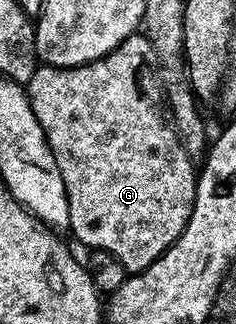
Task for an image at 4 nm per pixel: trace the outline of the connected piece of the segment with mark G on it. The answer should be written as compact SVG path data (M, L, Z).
M134 36L125 40L107 58L99 59L87 66L64 70L61 67L40 65L26 87L27 94L31 98L33 112L36 113L37 120L41 122L41 126L48 136L49 147L53 150L58 167L61 168L61 175L64 176L65 192L69 204L69 220L71 221L70 233L75 233L88 246L88 251L104 250L117 256L117 260L121 260L121 264L125 264L128 275L142 273L174 248L179 237L186 231L195 202L197 168L194 168L196 165L193 163L193 159L185 152L179 134L169 117L169 107L163 84L164 73L151 41L146 36Z

